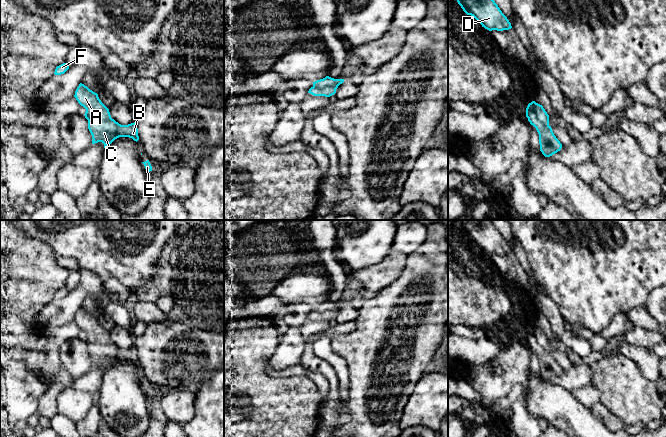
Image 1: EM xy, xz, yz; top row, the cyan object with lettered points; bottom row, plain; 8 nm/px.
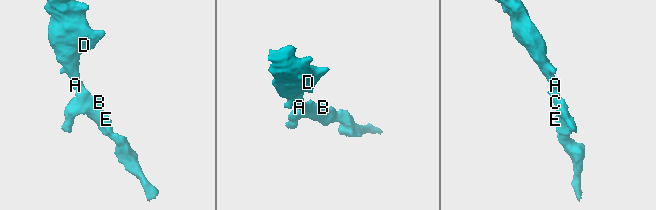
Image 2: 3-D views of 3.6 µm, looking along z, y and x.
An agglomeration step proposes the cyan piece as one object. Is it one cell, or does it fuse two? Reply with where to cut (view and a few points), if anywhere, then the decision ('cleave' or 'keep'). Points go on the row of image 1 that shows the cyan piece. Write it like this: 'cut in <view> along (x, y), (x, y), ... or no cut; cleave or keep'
no cut; keep

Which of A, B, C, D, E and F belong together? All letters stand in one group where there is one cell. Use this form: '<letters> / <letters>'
A B C D E F

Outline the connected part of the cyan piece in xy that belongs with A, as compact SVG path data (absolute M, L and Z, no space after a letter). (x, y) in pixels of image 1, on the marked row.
M80 83L74 97L86 109L85 118L92 135L92 144L102 142L104 148L119 137L129 137L139 140L136 123L121 125L111 118L109 109L101 102L98 94Z

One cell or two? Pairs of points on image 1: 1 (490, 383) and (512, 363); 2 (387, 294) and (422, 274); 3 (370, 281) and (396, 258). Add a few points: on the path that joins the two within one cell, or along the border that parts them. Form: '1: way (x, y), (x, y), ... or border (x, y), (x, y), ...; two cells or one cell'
1: way (497, 383), (510, 370); one cell
2: way (396, 294), (402, 294), (413, 283); one cell
3: way (376, 277), (390, 264); one cell

